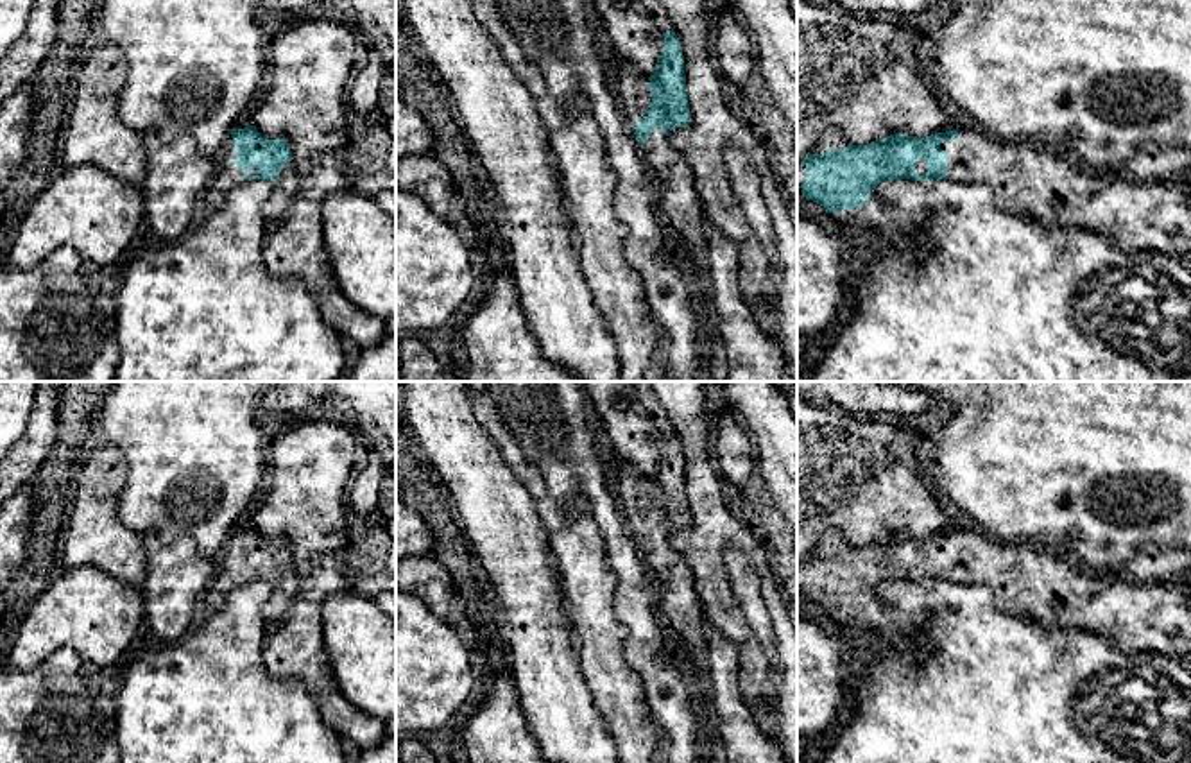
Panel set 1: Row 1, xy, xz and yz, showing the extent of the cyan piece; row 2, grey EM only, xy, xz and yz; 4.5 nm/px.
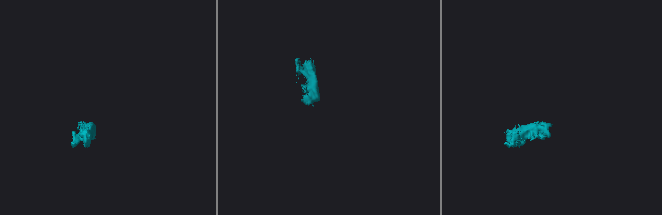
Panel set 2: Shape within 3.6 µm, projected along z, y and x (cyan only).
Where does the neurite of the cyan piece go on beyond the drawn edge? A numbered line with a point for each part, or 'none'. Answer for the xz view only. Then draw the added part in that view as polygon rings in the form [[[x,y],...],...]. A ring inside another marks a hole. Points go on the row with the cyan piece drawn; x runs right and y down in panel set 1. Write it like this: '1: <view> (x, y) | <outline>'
1: xz (633, 88) | [[[620,57],[620,77],[616,82],[618,107],[625,118],[630,136],[636,138],[636,122],[650,109],[650,81],[627,59]]]
2: xz (679, 206) | [[[663,125],[639,143],[643,161],[659,188],[657,217],[664,229],[684,231],[690,224],[704,220],[702,202],[695,193],[693,170],[668,143]]]

